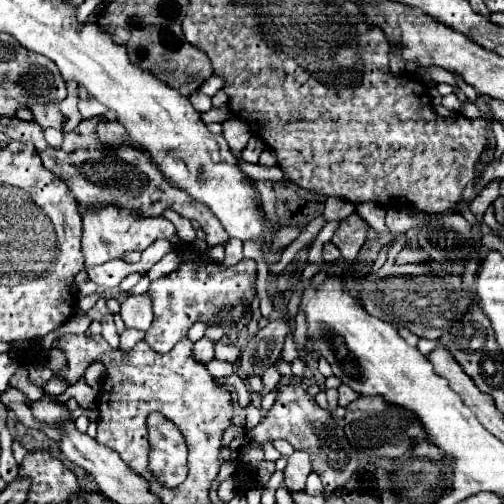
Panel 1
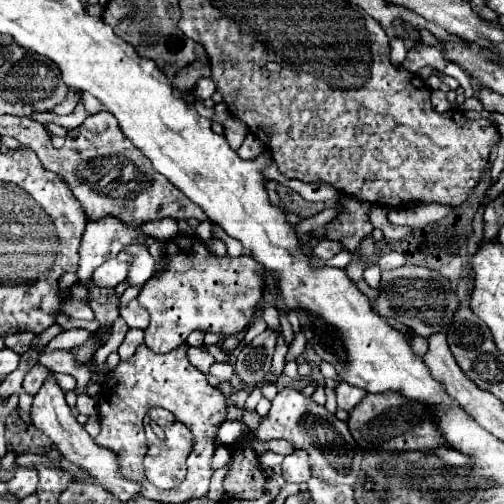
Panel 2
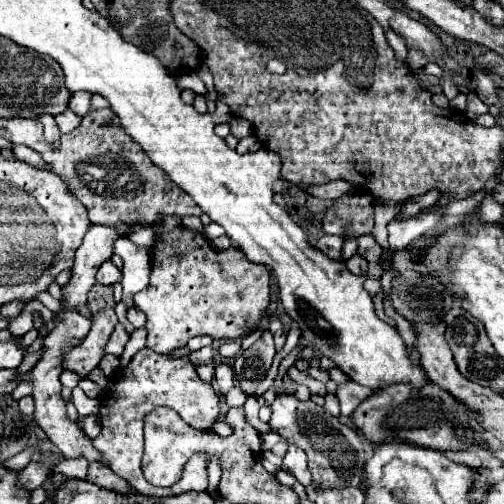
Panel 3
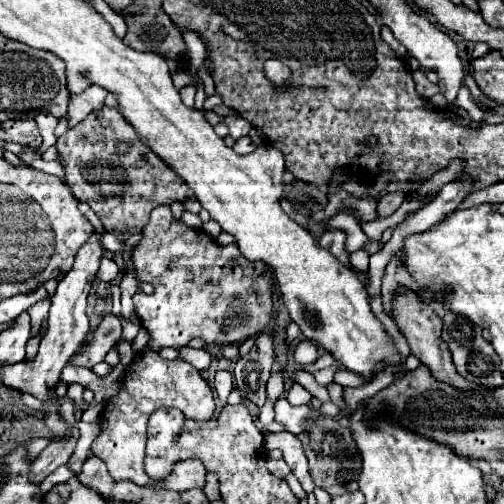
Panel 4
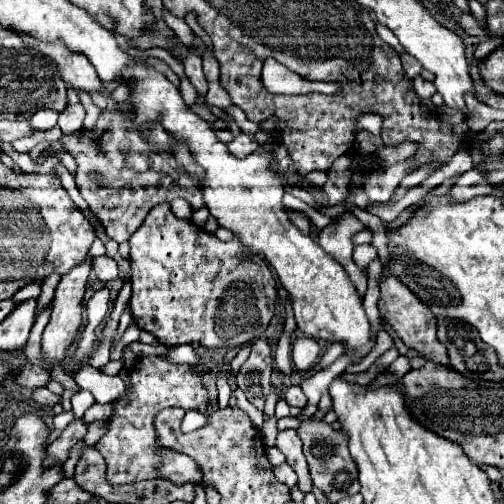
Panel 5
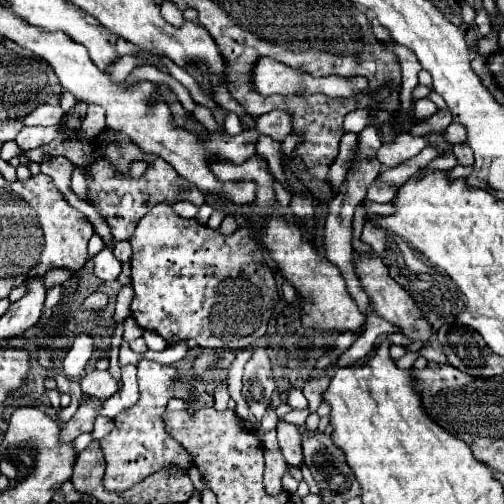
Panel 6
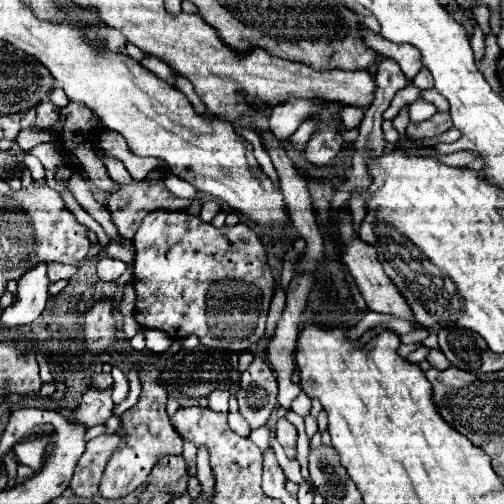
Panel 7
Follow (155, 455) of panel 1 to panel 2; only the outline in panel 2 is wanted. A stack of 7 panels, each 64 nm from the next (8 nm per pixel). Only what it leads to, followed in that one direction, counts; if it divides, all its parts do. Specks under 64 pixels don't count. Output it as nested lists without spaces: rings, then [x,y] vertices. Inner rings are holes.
[[[152,408],[144,416],[144,430],[148,440],[148,452],[144,456],[144,470],[146,478],[156,488],[170,488],[170,484],[180,484],[186,476],[186,458],[190,456],[190,450],[194,446],[192,432],[176,420],[176,416],[164,408]]]

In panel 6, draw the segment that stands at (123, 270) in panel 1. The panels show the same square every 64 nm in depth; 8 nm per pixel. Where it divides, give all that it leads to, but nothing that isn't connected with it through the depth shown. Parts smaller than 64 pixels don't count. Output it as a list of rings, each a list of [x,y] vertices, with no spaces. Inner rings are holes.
[[[104,246],[104,248],[92,258],[92,262],[94,262],[94,274],[96,274],[100,280],[104,280],[104,282],[116,280],[116,278],[120,276],[120,272],[122,272],[122,264],[114,258],[114,254],[112,254],[112,250],[110,250],[108,246]]]

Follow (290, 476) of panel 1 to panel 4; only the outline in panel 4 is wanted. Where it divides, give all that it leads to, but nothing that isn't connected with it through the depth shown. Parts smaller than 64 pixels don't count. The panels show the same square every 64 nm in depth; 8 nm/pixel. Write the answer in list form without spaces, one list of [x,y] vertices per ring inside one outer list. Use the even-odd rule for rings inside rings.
[[[276,432],[266,436],[266,448],[278,448],[284,454],[284,460],[288,462],[288,466],[292,468],[294,476],[300,480],[302,488],[310,494],[314,490],[314,482],[312,476],[308,472],[308,460],[304,456],[304,448],[300,444],[300,440],[296,436],[292,436],[292,432]]]

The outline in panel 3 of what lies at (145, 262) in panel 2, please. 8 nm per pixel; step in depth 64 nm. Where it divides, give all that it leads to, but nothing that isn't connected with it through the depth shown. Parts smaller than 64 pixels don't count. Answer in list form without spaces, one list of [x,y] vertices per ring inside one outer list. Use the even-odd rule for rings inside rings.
[[[118,238],[114,242],[114,254],[118,254],[124,262],[122,270],[122,302],[130,308],[134,304],[134,296],[140,290],[148,288],[150,274],[150,246],[136,246],[128,238]]]

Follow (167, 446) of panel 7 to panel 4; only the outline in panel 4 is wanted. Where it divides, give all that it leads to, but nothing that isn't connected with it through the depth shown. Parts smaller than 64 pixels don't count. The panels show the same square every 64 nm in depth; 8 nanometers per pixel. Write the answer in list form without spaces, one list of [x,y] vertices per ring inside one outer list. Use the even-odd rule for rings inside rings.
[[[138,352],[132,364],[126,368],[122,378],[122,390],[118,396],[104,407],[102,416],[102,434],[92,444],[92,454],[102,458],[108,466],[108,472],[114,480],[130,480],[138,486],[166,488],[166,490],[184,491],[188,488],[202,488],[206,482],[206,470],[197,458],[180,460],[174,466],[174,472],[161,481],[155,481],[144,472],[144,450],[148,442],[146,426],[152,412],[164,406],[174,406],[188,416],[214,414],[214,396],[208,382],[200,372],[182,360],[164,360],[156,352]]]

